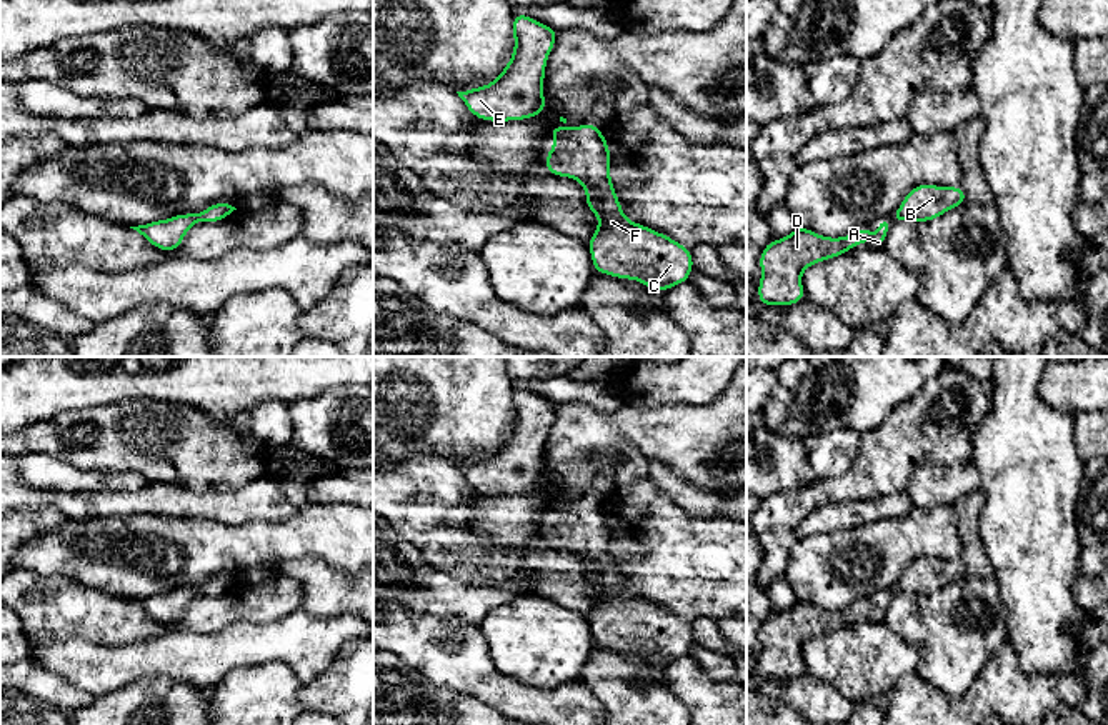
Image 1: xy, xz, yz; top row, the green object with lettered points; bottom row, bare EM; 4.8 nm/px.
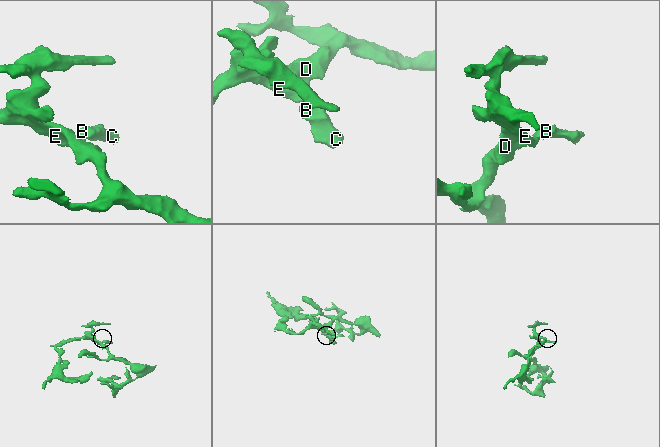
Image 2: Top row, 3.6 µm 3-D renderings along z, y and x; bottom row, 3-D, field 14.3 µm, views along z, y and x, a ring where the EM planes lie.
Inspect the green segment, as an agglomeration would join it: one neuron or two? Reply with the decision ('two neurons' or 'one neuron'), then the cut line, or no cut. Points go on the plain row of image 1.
one neuron | no cut

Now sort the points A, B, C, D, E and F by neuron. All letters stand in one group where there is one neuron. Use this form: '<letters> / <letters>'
A B C D E F

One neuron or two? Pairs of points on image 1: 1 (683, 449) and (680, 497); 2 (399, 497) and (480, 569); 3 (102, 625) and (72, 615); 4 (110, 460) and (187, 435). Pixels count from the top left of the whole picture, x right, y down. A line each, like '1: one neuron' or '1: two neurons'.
1: two neurons
2: one neuron
3: one neuron
4: one neuron

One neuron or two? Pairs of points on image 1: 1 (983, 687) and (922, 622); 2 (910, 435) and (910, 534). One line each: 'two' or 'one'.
1: two
2: two

